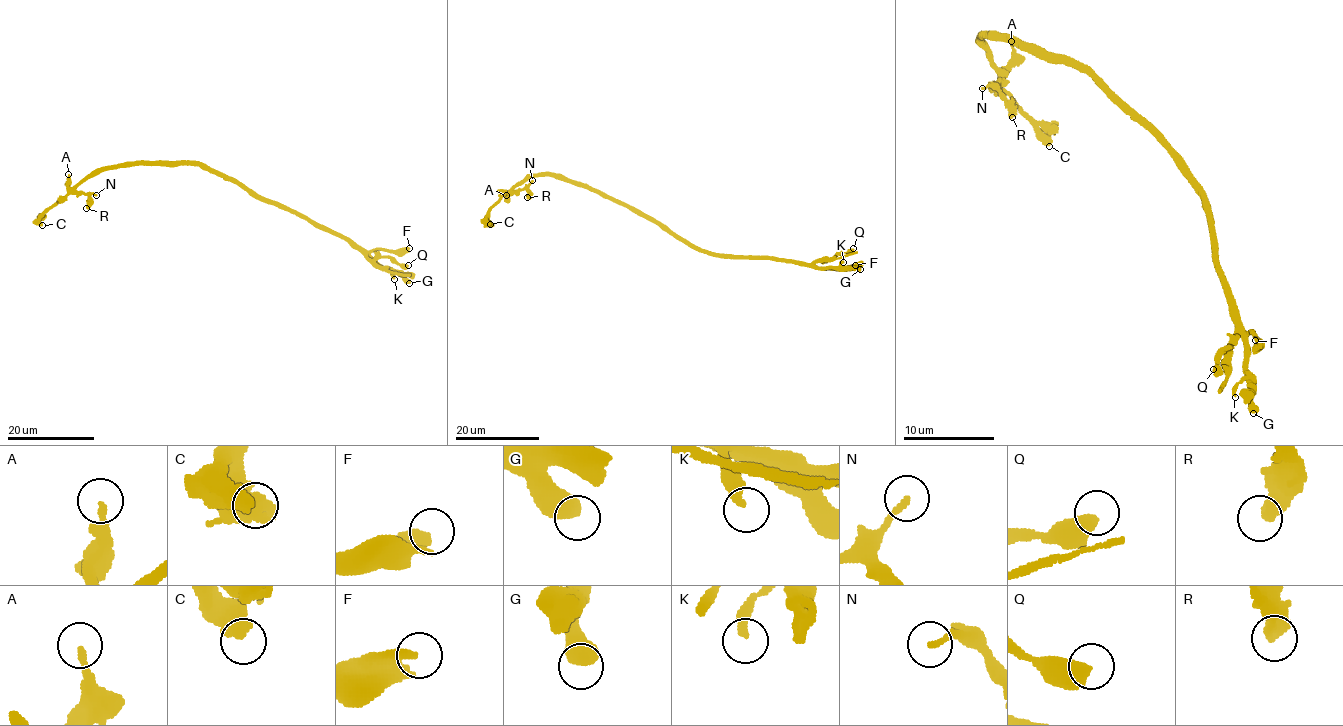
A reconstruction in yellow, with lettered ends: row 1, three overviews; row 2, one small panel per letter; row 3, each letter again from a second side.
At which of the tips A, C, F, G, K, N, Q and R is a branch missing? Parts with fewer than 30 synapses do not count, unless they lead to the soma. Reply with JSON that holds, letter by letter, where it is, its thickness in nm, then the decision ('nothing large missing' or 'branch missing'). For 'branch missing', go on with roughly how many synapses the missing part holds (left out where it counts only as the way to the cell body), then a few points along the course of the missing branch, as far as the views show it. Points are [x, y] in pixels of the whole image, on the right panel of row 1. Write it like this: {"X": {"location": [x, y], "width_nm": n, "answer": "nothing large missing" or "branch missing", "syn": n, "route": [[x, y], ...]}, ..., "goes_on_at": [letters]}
{"A": {"location": [1011, 41], "width_nm": 200, "answer": "nothing large missing"}, "C": {"location": [1049, 146], "width_nm": 480, "answer": "nothing large missing"}, "F": {"location": [1255, 340], "width_nm": 320, "answer": "nothing large missing"}, "G": {"location": [1253, 413], "width_nm": 650, "answer": "nothing large missing"}, "K": {"location": [1235, 397], "width_nm": 320, "answer": "nothing large missing"}, "N": {"location": [982, 88], "width_nm": 190, "answer": "nothing large missing"}, "Q": {"location": [1213, 369], "width_nm": 550, "answer": "nothing large missing"}, "R": {"location": [1012, 117], "width_nm": 480, "answer": "nothing large missing"}, "goes_on_at": []}

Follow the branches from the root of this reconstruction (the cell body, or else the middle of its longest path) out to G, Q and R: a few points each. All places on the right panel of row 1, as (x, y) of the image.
G: (1125, 107), (1184, 165), (1200, 186), (1218, 271), (1234, 307), (1238, 332), (1243, 337), (1252, 382), (1253, 413)
Q: (1125, 107), (1200, 186), (1237, 335), (1229, 346), (1231, 350), (1228, 347), (1213, 369)
R: (1125, 107), (1088, 70), (982, 31), (979, 42), (999, 72), (998, 92), (1012, 117)

